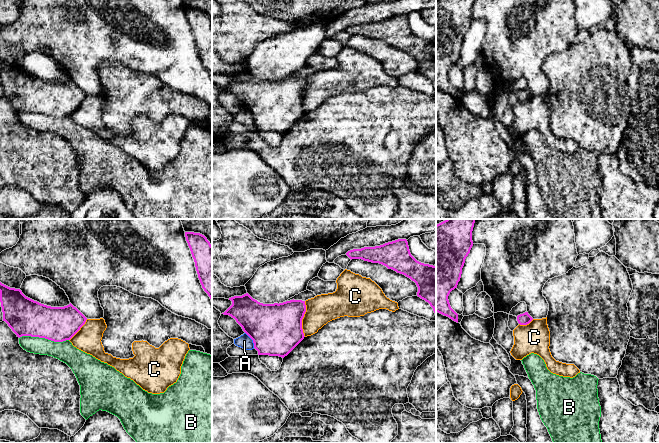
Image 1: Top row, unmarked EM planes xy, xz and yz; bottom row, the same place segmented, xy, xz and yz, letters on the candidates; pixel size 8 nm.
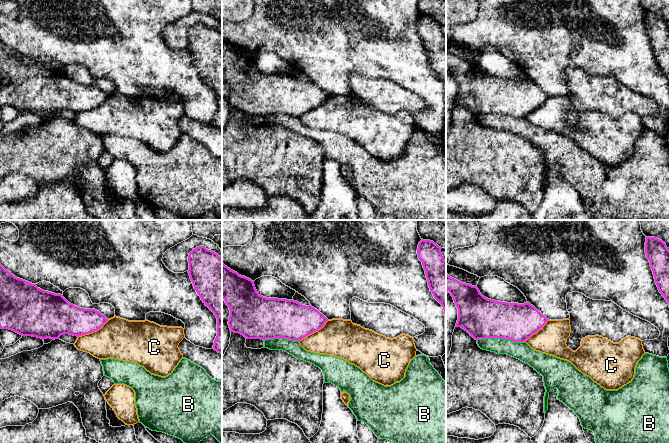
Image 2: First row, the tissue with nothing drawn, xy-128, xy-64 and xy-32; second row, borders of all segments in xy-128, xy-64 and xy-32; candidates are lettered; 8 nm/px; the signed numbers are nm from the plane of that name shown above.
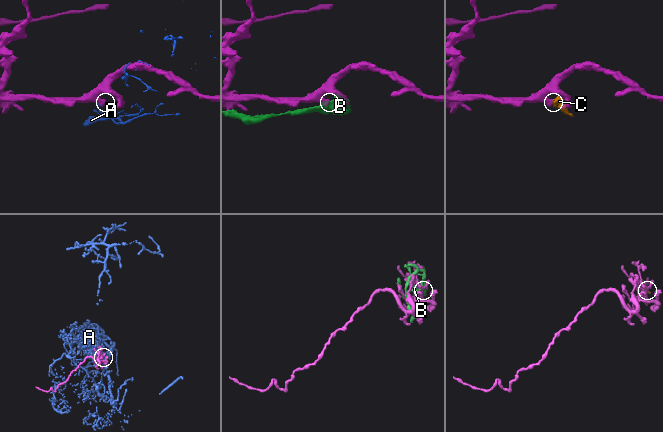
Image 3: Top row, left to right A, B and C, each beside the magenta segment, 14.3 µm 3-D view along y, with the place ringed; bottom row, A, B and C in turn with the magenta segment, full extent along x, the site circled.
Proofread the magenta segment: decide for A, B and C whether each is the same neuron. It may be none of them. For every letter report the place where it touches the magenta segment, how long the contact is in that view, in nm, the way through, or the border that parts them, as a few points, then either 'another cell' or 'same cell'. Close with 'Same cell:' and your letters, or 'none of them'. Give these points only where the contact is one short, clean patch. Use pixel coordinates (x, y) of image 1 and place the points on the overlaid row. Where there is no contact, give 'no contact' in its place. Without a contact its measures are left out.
A: meets magenta in xz at (252, 339); contact 150 nm long; another cell
B: meets magenta in xy at (44, 337); contact 400 nm long; another cell
C: meets magenta in xz at (302, 318); contact 280 nm long; border along xz (305, 301), (305, 313), (302, 319), (302, 332), (304, 336); another cell
Same cell: none of them

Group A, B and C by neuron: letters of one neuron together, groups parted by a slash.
A / B / C

